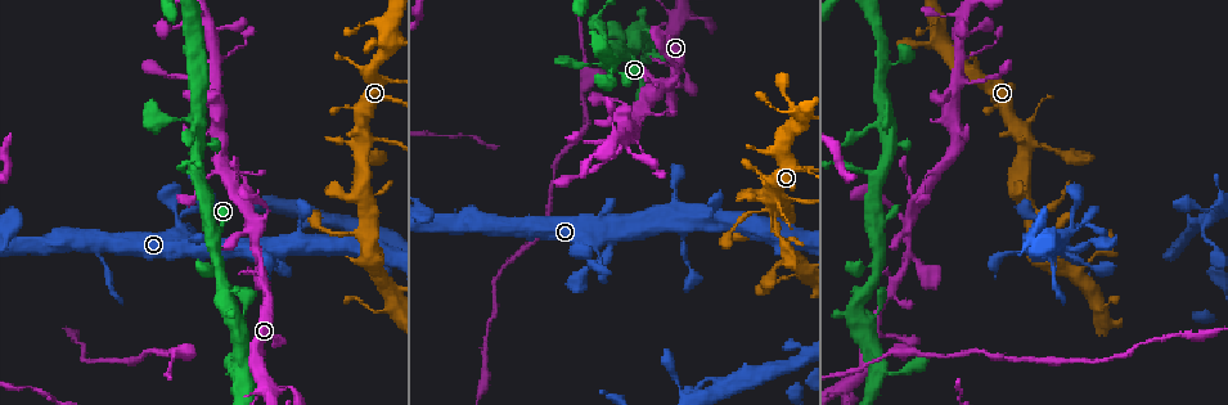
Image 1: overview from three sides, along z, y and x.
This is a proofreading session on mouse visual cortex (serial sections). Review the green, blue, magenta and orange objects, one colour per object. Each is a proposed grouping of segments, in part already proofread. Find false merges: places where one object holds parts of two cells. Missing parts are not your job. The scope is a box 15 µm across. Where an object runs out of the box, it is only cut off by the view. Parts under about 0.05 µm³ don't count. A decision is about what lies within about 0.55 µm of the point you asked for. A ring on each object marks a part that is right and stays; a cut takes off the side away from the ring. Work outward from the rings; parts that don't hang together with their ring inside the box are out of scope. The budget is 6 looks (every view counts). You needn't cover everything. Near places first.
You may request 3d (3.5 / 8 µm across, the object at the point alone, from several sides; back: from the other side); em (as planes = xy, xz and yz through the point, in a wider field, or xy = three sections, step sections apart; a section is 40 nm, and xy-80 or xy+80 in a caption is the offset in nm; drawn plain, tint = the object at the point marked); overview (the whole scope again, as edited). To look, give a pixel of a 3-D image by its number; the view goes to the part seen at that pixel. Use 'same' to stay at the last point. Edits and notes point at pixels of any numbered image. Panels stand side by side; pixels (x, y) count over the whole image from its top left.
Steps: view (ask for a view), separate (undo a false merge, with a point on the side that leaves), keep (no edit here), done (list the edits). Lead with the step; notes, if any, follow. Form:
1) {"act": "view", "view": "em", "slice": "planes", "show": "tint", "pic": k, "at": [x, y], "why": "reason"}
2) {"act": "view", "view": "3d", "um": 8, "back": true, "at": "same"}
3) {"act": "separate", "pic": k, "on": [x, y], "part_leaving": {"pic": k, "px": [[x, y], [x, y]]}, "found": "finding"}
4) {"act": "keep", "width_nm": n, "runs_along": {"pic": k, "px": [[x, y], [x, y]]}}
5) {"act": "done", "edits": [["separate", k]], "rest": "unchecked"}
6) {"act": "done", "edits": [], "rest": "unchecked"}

{"act": "view", "view": "3d", "um": 3.5, "back": true, "pic": 1, "at": [633, 115], "why": "thin arm on a thick one"}

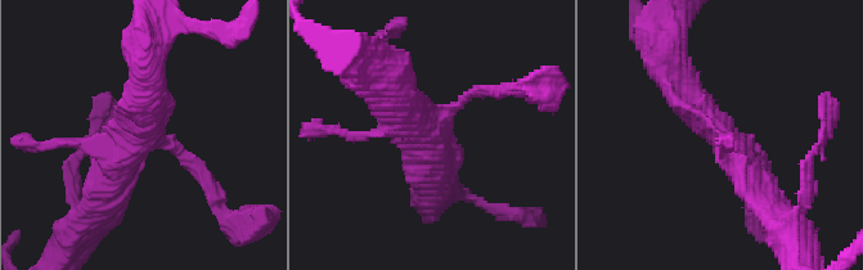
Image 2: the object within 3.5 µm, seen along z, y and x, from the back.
{"act": "view", "view": "em", "slice": "xy", "step": 3, "show": "tint", "pic": 2, "at": [426, 133], "why": "shape alone is not enough"}

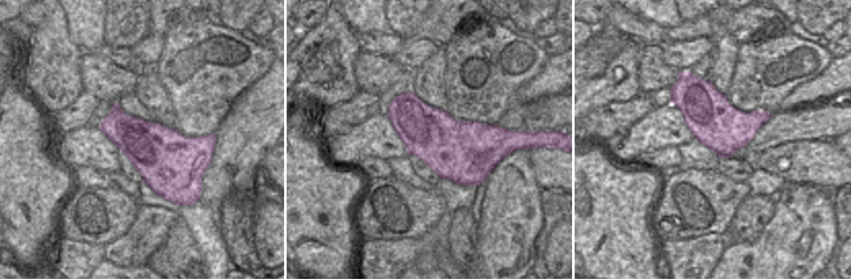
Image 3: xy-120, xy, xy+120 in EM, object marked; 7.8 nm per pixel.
{"act": "keep", "runs_along": {"pic": 2, "px": [[763, 202], [729, 147], [666, 72]]}, "found": "continuous, no second cell"}

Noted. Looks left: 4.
{"act": "view", "view": "3d", "um": 3.5, "pic": 1, "at": [936, 44], "why": "looks like a crossing"}

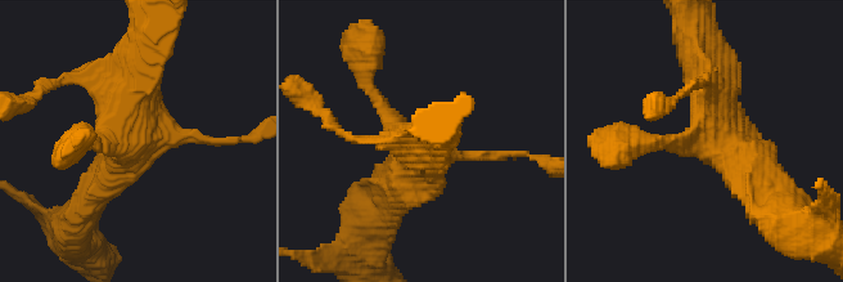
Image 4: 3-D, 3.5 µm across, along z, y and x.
{"act": "view", "view": "em", "slice": "xy", "step": 1, "show": "tint", "pic": 4, "at": [119, 137], "arms": 4, "arm_widths_nm": [150, 250, 400, 450]}

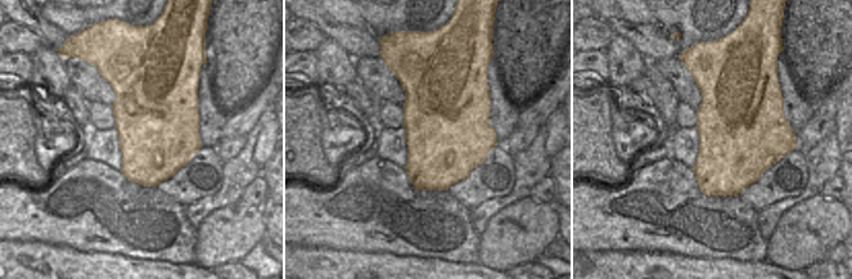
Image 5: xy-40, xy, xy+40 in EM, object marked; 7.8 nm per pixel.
{"act": "keep", "found": "one cell here"}

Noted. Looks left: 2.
{"act": "view", "view": "3d", "um": 8, "pic": 1, "at": [363, 146], "why": "abrupt turn"}

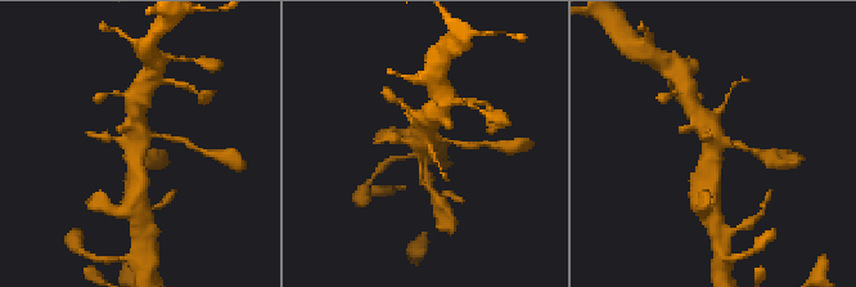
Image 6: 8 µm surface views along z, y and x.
{"act": "view", "view": "em", "slice": "xy", "step": 3, "show": "tint", "pic": 6, "at": [714, 144]}

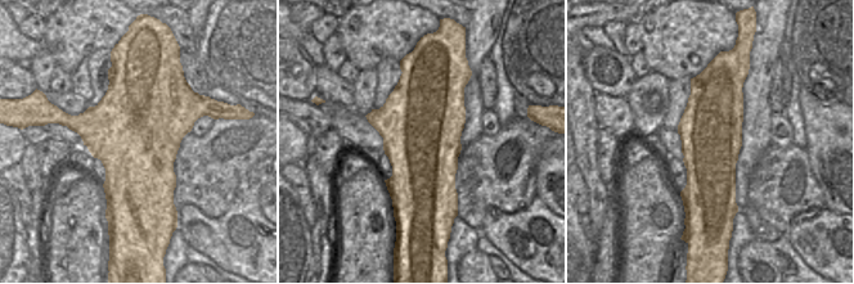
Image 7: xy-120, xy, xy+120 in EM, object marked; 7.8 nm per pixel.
{"act": "keep", "runs_along": {"pic": 6, "px": [[688, 98], [711, 133], [710, 169]]}, "found": "one cell here"}

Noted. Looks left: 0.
{"act": "done", "edits": [], "rest": "unchecked"}

